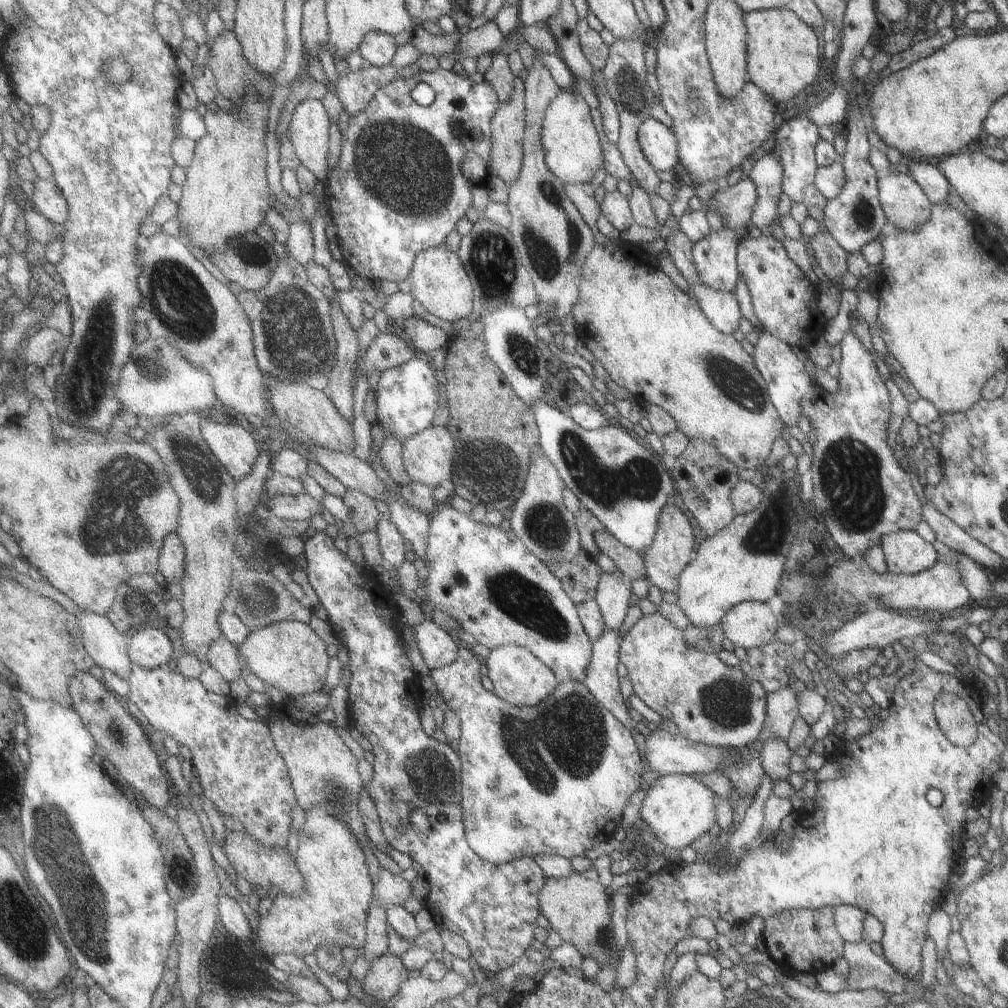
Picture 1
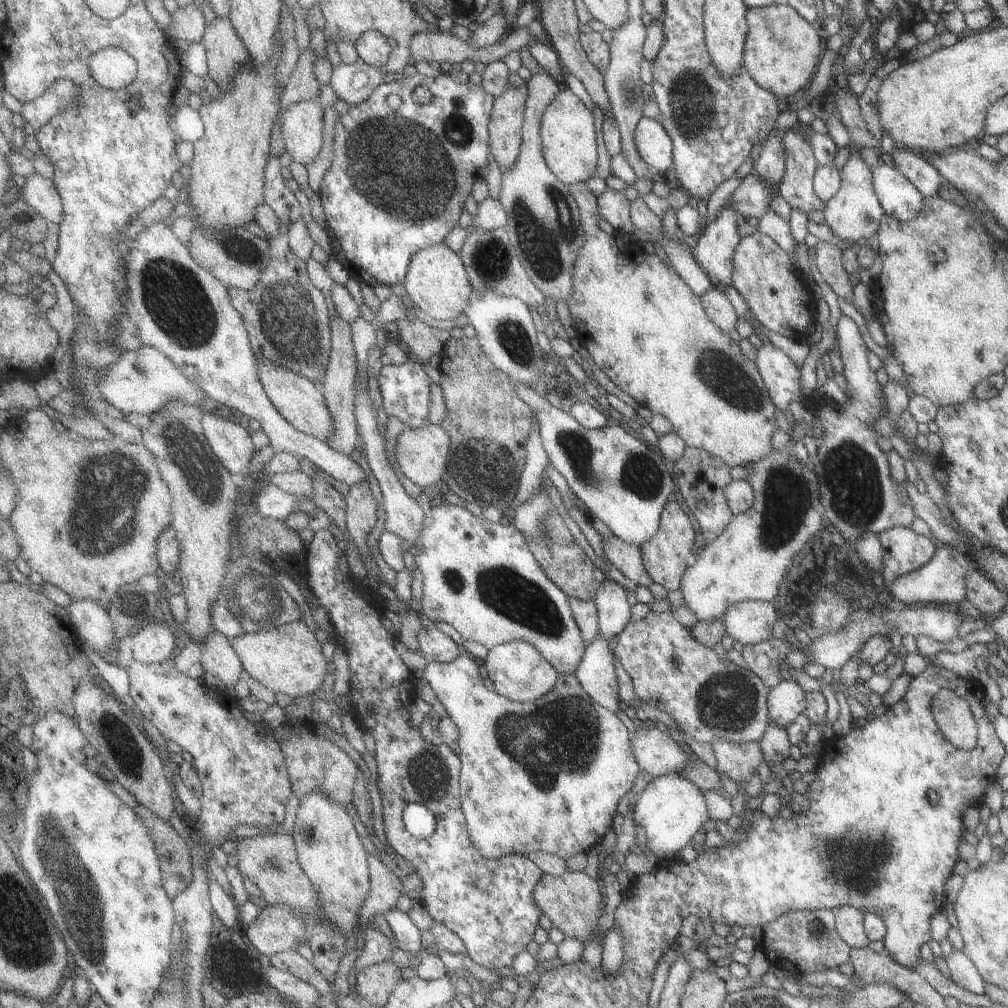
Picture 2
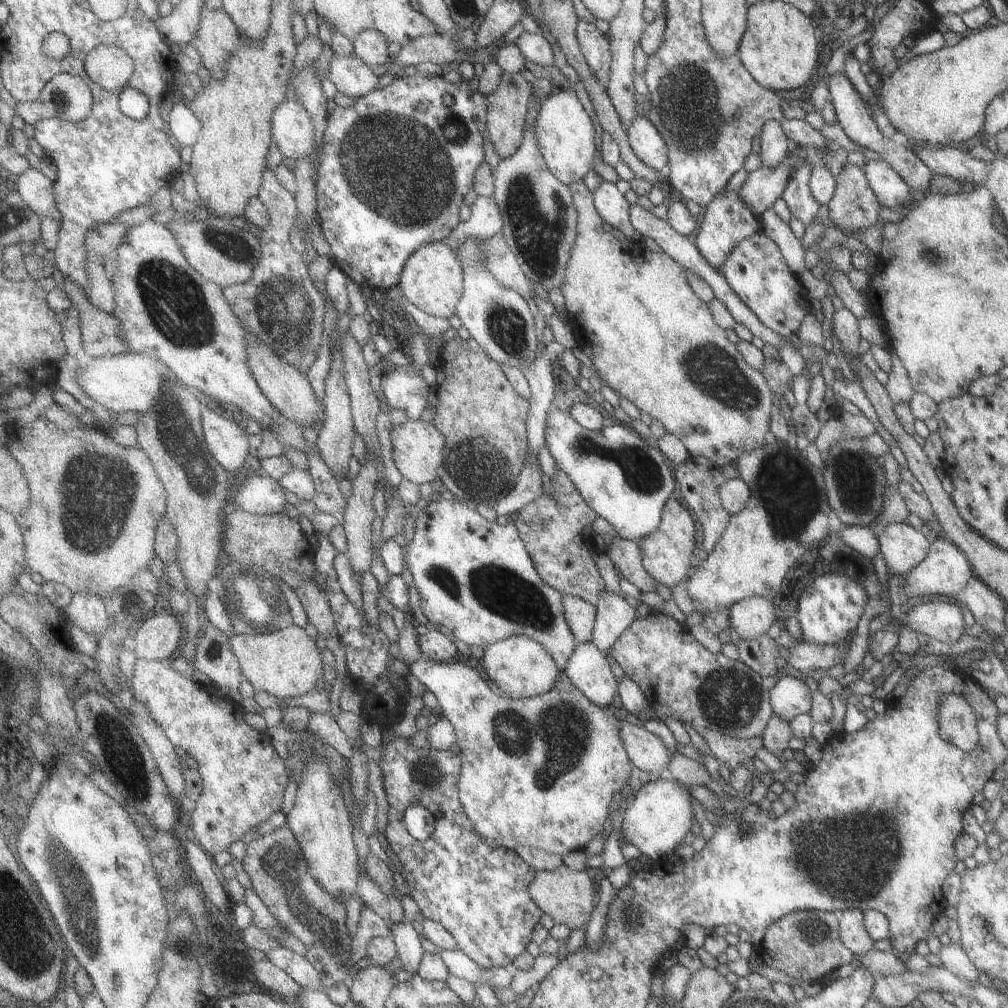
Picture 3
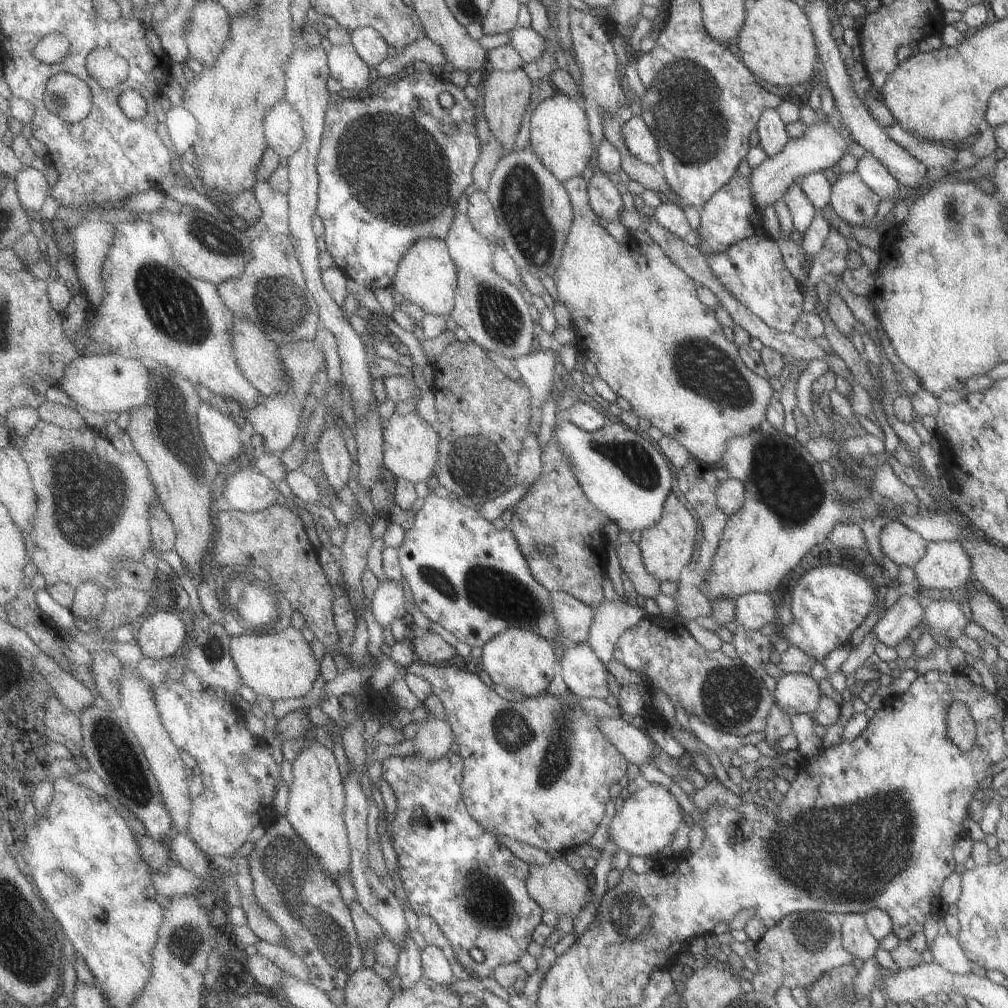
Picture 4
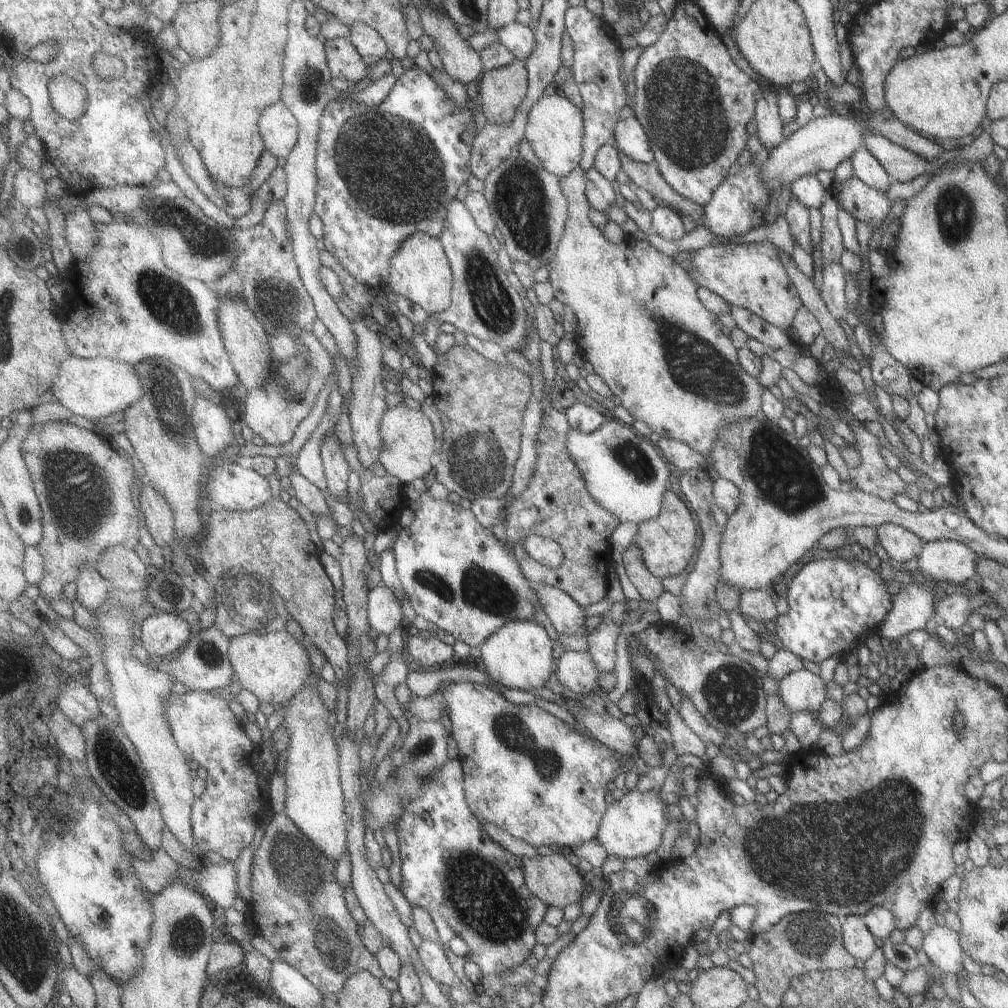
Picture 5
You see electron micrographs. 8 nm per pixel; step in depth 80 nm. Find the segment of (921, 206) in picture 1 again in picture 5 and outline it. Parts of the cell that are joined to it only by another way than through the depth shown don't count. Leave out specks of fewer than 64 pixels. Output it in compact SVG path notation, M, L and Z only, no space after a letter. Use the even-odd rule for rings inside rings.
M858 146L848 158L854 178L867 184L867 186L875 188L875 190L887 191L892 181L884 172L884 169L877 163L877 160L863 146Z

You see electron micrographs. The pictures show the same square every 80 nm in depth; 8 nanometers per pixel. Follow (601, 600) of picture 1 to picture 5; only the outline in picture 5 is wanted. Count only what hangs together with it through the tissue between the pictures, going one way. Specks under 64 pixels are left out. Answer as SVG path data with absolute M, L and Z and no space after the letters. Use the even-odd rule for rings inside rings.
M603 620L597 628L587 634L586 654L599 674L612 673L614 669L614 646L620 634L620 625Z

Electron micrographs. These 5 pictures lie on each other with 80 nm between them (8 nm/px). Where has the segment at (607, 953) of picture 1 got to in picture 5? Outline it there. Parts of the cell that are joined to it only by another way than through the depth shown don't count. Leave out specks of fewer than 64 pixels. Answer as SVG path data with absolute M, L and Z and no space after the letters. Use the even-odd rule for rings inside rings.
M553 849L552 854L533 856L533 858L521 858L524 870L524 882L527 888L536 898L539 898L546 906L558 907L562 910L565 906L581 902L581 890L585 875L571 866L559 852Z

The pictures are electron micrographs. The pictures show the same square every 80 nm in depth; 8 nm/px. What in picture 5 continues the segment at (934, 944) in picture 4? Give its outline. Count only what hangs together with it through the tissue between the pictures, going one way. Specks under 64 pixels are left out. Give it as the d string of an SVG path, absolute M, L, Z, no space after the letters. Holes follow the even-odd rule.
M936 924L922 934L921 950L941 972L957 974L962 968L957 932Z

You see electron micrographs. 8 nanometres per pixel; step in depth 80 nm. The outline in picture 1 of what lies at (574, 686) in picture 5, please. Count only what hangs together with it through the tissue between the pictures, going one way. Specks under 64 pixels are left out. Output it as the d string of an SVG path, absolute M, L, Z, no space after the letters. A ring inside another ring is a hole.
M618 628L605 629L592 642L592 651L587 663L583 686L603 705L628 731L637 730L637 723L629 717L627 706L618 689L616 664L622 641Z

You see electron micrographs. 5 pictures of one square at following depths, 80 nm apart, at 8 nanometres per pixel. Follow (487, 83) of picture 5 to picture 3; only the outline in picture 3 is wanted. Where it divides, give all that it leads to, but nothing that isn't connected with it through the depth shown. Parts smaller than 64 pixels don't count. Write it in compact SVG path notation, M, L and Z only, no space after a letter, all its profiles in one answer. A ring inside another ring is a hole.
M502 72L497 88L488 98L488 130L491 136L491 143L495 154L502 159L511 157L518 149L519 138L521 138L521 126L523 126L523 116L528 110L527 104L531 102L531 84L525 82L521 72Z

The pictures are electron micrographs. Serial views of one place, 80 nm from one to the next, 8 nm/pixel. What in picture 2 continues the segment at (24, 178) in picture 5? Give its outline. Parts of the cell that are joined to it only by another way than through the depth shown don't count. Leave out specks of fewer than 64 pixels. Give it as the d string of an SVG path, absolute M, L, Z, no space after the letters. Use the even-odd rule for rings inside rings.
M33 173L25 178L21 197L51 224L59 226L64 219L64 202L54 180Z

